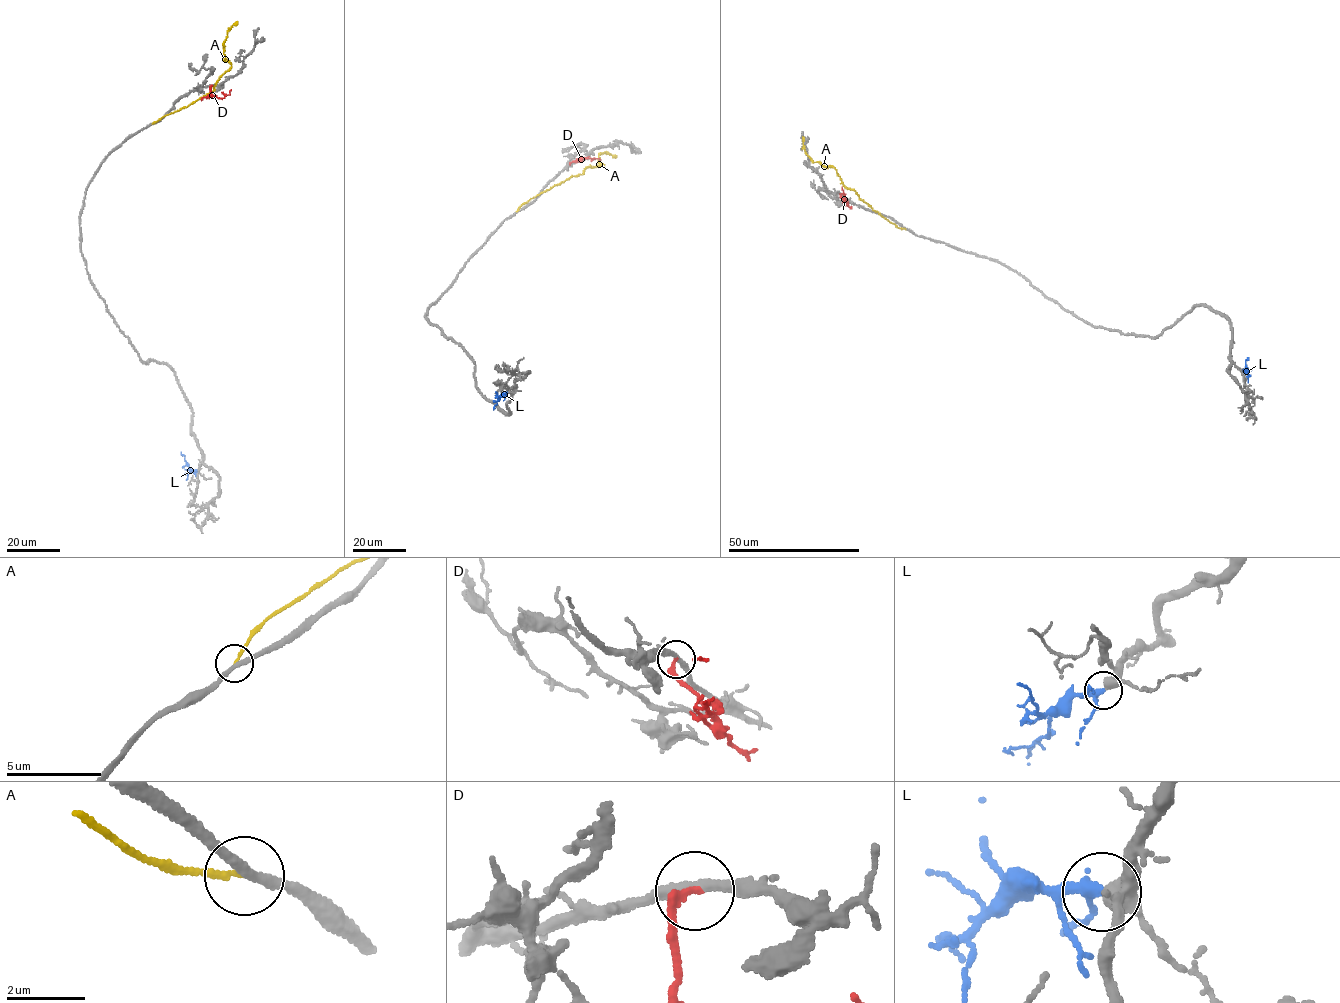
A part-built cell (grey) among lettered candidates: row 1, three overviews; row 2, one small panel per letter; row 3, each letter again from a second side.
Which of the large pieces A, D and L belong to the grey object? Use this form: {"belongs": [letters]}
{"belongs": ["L"]}

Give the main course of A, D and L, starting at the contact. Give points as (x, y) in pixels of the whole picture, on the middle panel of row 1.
A: (516, 211), (531, 198), (583, 173), (584, 168), (604, 165), (598, 161), (598, 155), (604, 152), (616, 157)
D: (582, 160), (588, 157), (600, 159)
L: (507, 393), (500, 396), (493, 409)

